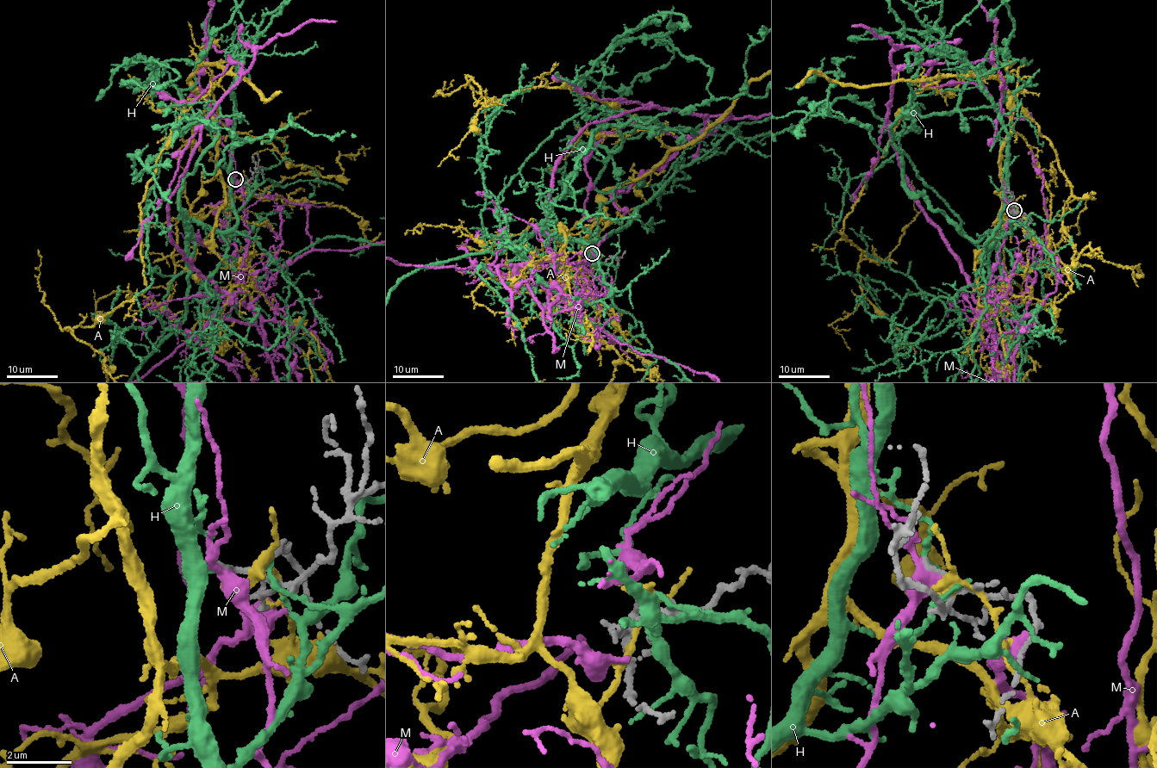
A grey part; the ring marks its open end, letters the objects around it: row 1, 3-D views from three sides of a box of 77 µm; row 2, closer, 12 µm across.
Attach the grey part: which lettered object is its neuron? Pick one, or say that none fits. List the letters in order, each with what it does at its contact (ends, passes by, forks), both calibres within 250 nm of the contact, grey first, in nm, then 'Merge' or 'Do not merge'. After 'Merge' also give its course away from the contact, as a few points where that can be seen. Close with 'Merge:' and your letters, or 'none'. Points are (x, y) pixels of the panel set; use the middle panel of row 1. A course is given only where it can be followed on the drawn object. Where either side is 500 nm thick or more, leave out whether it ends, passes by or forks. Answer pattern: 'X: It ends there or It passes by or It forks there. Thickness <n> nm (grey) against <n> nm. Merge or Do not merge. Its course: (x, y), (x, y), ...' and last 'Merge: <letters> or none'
A: It forks there. Thickness 180 nm (grey) against 240 nm. Do not merge
H: It passes by. Thickness 170 nm (grey) against 140 nm. Do not merge
M: It passes by. Thickness 200 nm (grey) against 380 nm. Do not merge
Merge: none

